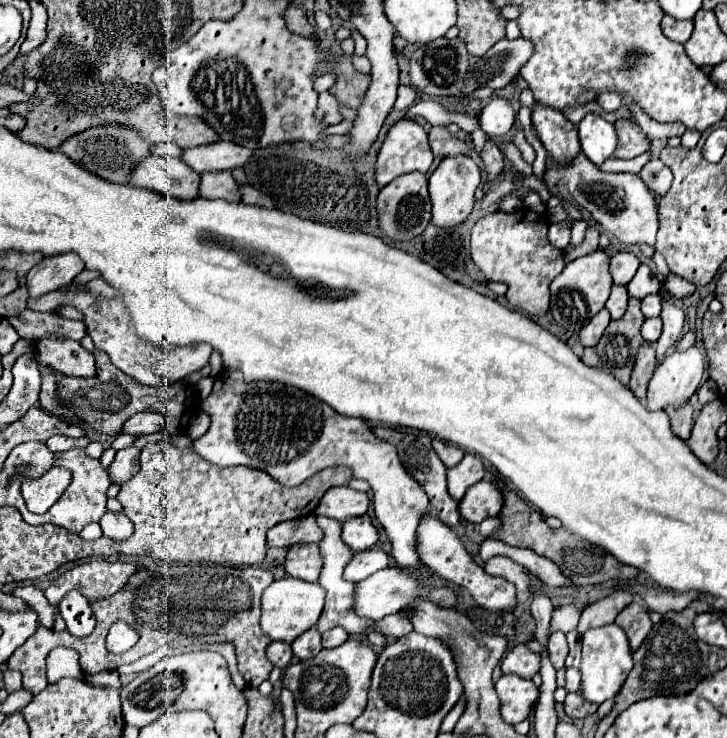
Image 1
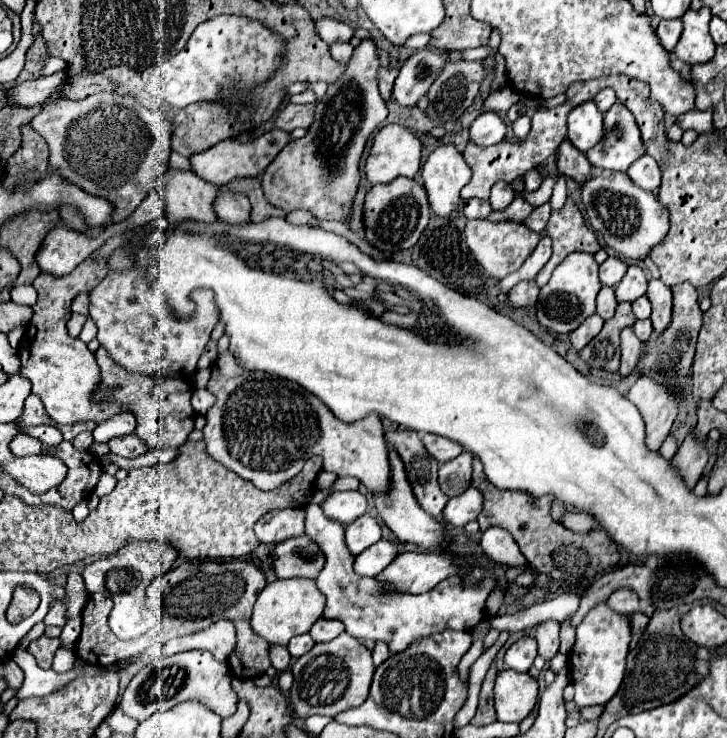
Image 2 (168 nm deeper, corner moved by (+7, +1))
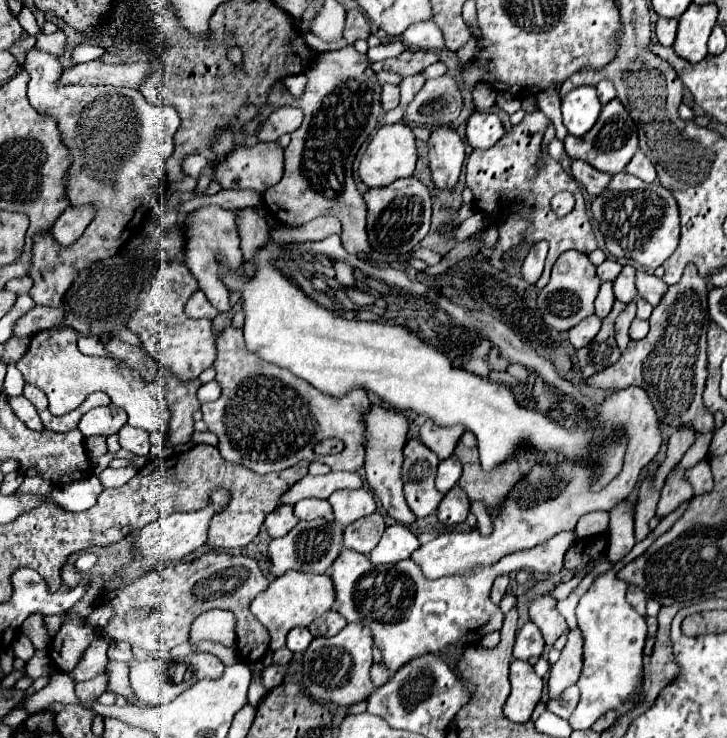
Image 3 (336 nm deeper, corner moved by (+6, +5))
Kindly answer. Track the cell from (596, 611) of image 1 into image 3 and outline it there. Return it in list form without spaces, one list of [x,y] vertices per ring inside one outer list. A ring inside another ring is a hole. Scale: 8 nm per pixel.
[[[629,584],[629,588],[627,588],[627,602],[629,602],[639,614],[645,614],[645,600],[647,600],[647,596],[643,594],[643,590],[639,590],[637,586],[631,586],[631,584]]]

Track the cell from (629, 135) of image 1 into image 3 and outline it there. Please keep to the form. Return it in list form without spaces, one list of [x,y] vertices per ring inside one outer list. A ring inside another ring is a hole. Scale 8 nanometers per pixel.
[[[617,98],[603,106],[603,110],[599,114],[599,120],[595,122],[595,126],[583,138],[575,138],[575,136],[567,134],[563,144],[565,144],[565,152],[571,160],[583,160],[583,162],[591,164],[593,168],[597,168],[601,172],[607,172],[607,174],[623,172],[625,166],[629,164],[629,160],[633,158],[633,154],[639,150],[637,126]]]

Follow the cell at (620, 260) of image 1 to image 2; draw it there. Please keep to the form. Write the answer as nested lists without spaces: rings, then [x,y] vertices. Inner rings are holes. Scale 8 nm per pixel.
[[[610,256],[604,264],[600,264],[600,282],[604,286],[616,286],[628,270],[628,264],[616,256]]]

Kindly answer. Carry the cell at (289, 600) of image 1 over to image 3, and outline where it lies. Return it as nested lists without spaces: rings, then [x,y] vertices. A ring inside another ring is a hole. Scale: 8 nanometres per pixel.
[[[289,570],[283,576],[275,578],[269,588],[255,596],[251,602],[253,616],[269,630],[271,634],[271,650],[279,650],[285,646],[285,636],[295,626],[309,626],[315,618],[329,612],[335,602],[335,588],[329,574],[315,572],[295,572]]]

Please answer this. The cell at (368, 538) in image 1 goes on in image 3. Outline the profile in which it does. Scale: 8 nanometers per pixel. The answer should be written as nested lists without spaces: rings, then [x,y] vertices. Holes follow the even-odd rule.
[[[375,512],[345,528],[343,546],[349,550],[355,550],[355,552],[361,552],[361,554],[369,554],[377,546],[383,530],[385,530],[383,516],[379,512]]]

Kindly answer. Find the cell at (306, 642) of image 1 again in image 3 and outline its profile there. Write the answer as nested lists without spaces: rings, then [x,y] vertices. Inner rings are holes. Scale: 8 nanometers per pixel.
[[[293,628],[289,634],[287,634],[287,648],[291,652],[305,652],[307,646],[311,644],[313,636],[307,628]]]

